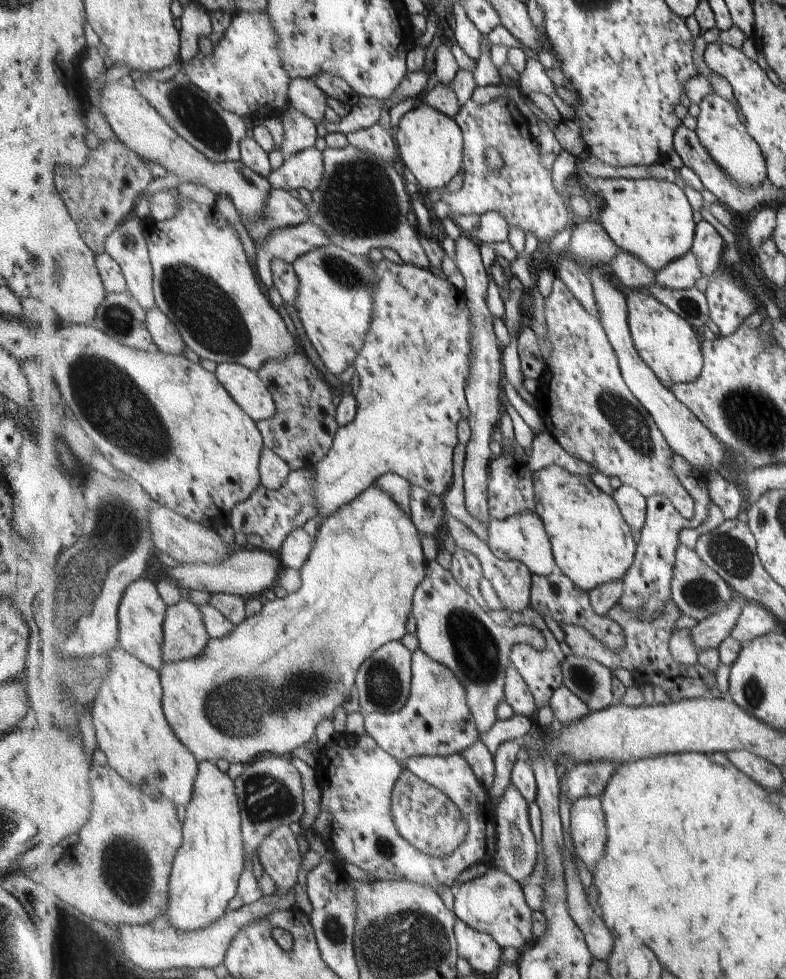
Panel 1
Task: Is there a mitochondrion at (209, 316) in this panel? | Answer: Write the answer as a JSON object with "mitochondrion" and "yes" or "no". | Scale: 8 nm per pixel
{"mitochondrion":"yes"}

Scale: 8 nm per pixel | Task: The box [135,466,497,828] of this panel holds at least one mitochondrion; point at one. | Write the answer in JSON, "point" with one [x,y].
{"point":[243,707]}

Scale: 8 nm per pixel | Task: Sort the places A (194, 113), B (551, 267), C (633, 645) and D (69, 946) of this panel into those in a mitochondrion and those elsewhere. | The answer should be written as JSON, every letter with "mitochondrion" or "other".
{"A":"mitochondrion","B":"other","C":"other","D":"mitochondrion"}

